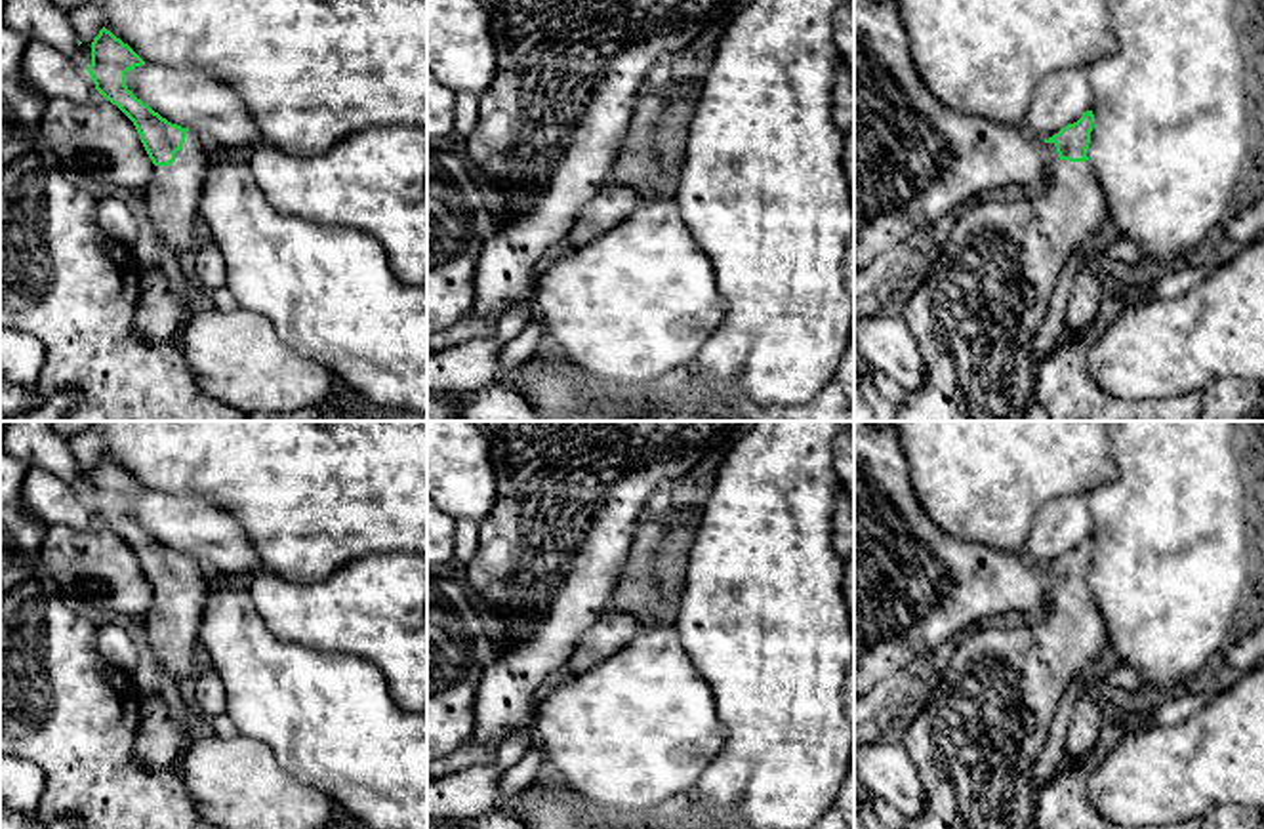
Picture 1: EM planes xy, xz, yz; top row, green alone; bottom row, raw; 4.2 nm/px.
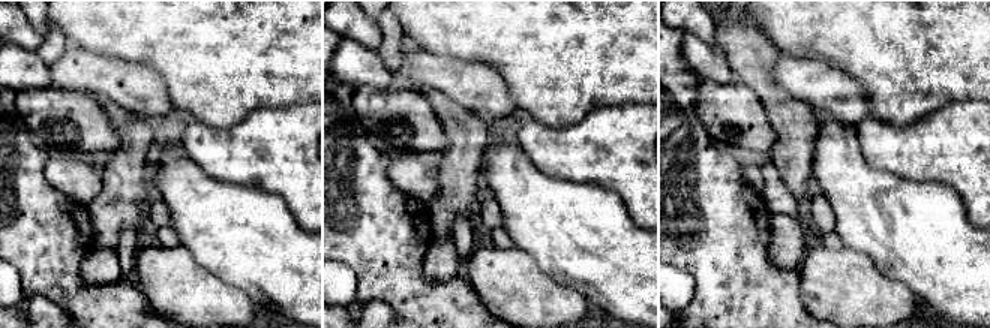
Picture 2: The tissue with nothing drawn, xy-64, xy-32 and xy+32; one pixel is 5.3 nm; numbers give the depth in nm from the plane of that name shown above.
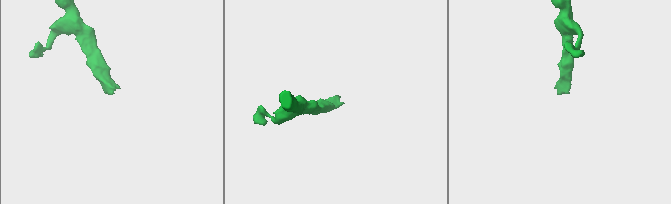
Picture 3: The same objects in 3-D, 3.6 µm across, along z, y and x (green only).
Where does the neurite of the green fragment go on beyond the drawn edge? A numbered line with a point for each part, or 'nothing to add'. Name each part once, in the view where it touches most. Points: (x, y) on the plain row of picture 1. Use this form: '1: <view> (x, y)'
1: xy (172, 622)

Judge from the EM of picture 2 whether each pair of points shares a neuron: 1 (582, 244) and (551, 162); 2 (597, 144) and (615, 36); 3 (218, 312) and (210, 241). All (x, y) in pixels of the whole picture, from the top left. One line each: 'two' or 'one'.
1: two
2: two
3: two

